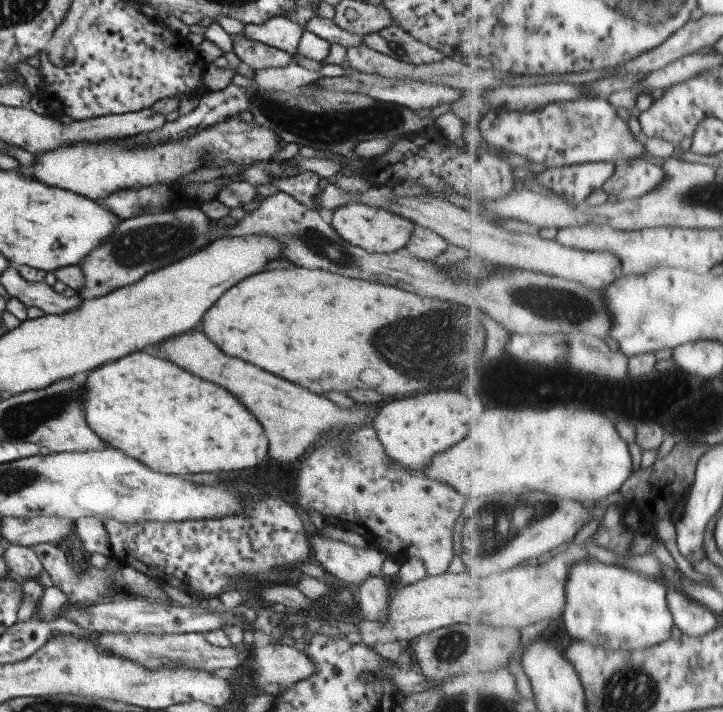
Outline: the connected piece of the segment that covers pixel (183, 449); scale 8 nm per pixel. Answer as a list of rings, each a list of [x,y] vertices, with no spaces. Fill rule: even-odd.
[[[135,352],[99,366],[85,380],[82,410],[86,425],[103,444],[123,452],[156,473],[189,476],[197,472],[239,472],[265,462],[267,438],[257,420],[223,388],[199,380],[175,364]]]

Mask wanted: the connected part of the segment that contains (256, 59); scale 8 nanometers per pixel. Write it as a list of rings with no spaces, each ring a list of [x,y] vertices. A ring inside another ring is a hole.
[[[243,33],[229,35],[232,40],[232,51],[243,64],[251,70],[269,67],[283,67],[291,61],[290,54],[267,46],[262,42],[251,40]]]

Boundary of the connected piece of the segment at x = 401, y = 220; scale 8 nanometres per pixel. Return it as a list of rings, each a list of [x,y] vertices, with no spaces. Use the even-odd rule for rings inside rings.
[[[347,203],[338,206],[332,216],[330,225],[346,243],[361,247],[370,253],[395,253],[407,244],[412,230],[417,226],[409,219],[391,211],[361,203]]]

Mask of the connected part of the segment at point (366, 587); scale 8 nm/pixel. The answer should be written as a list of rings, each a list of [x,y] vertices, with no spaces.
[[[370,576],[357,585],[356,603],[359,613],[380,623],[386,619],[387,583],[381,577]]]

